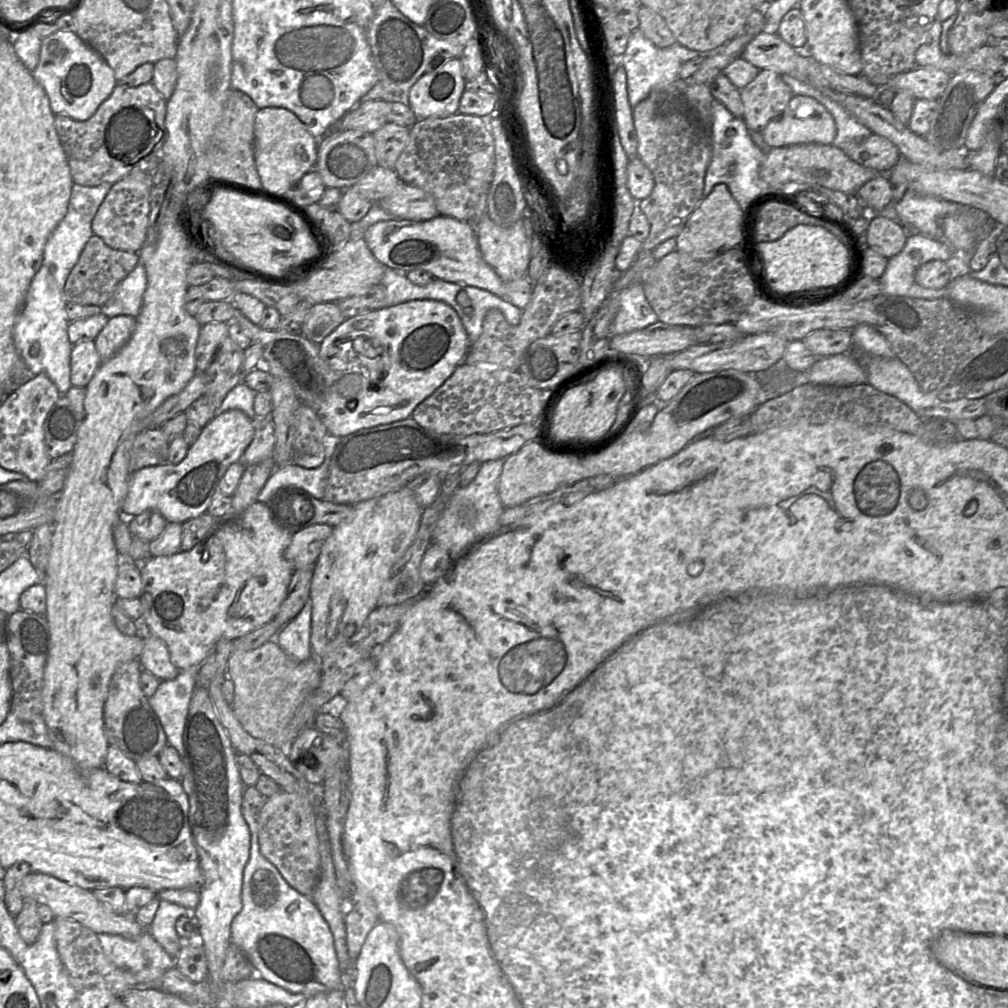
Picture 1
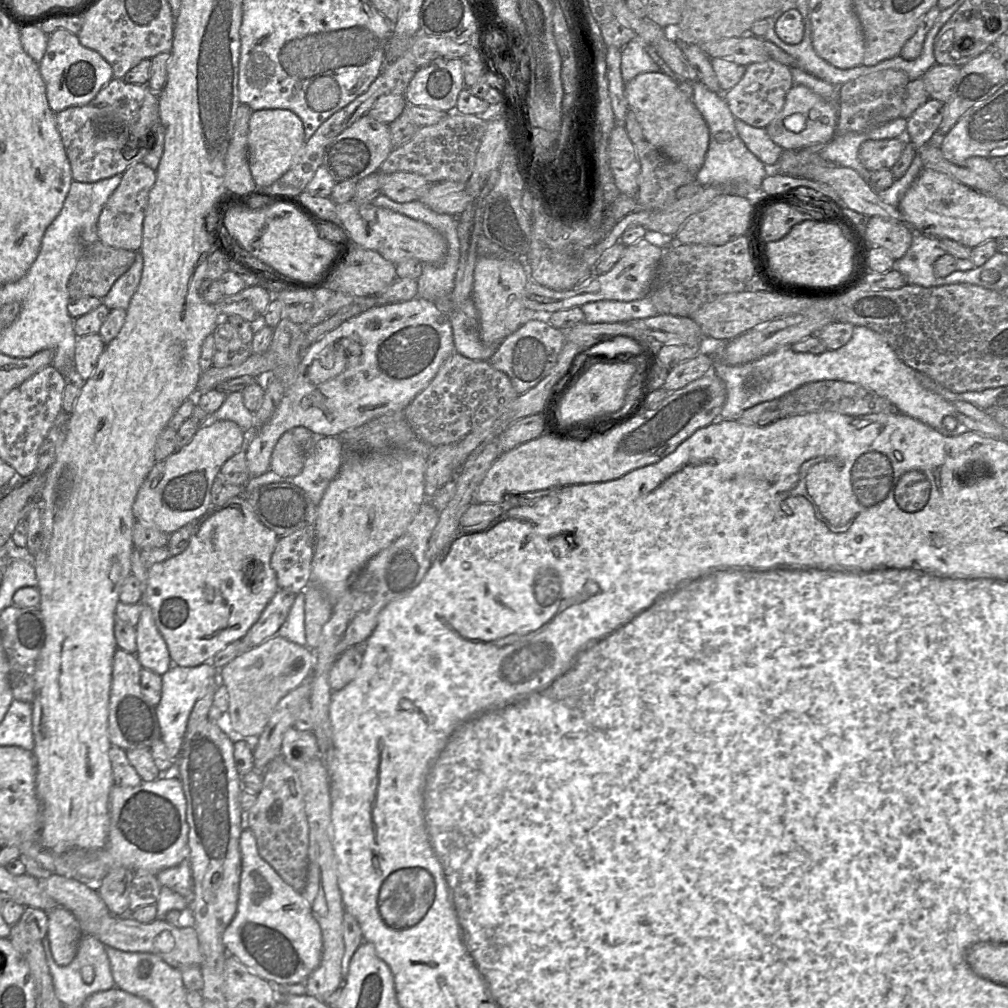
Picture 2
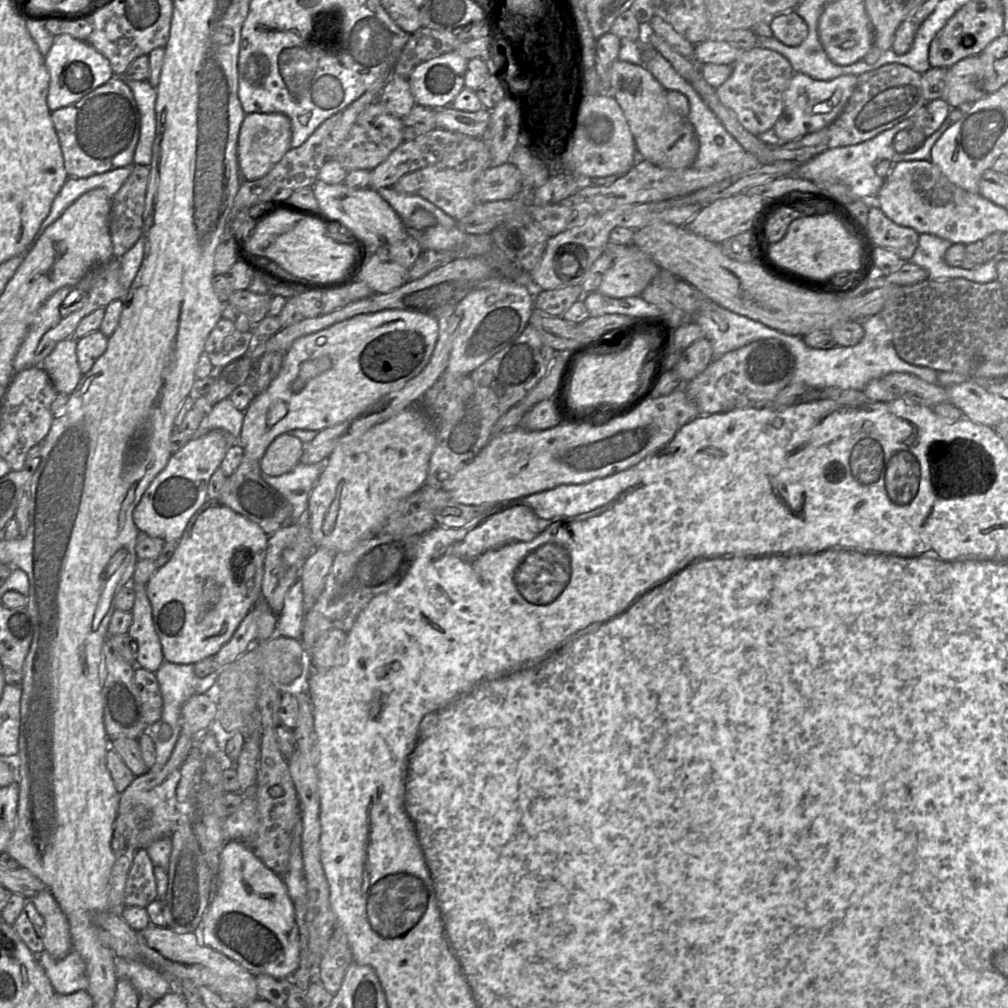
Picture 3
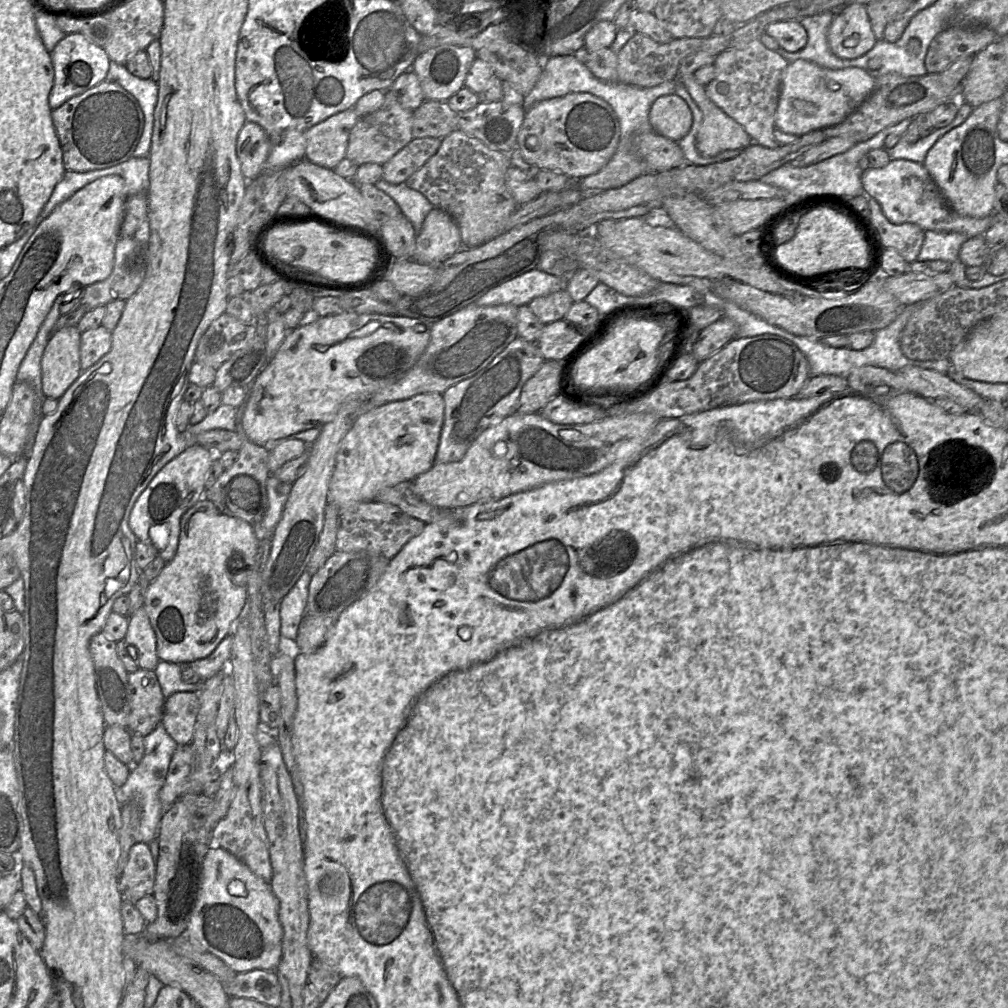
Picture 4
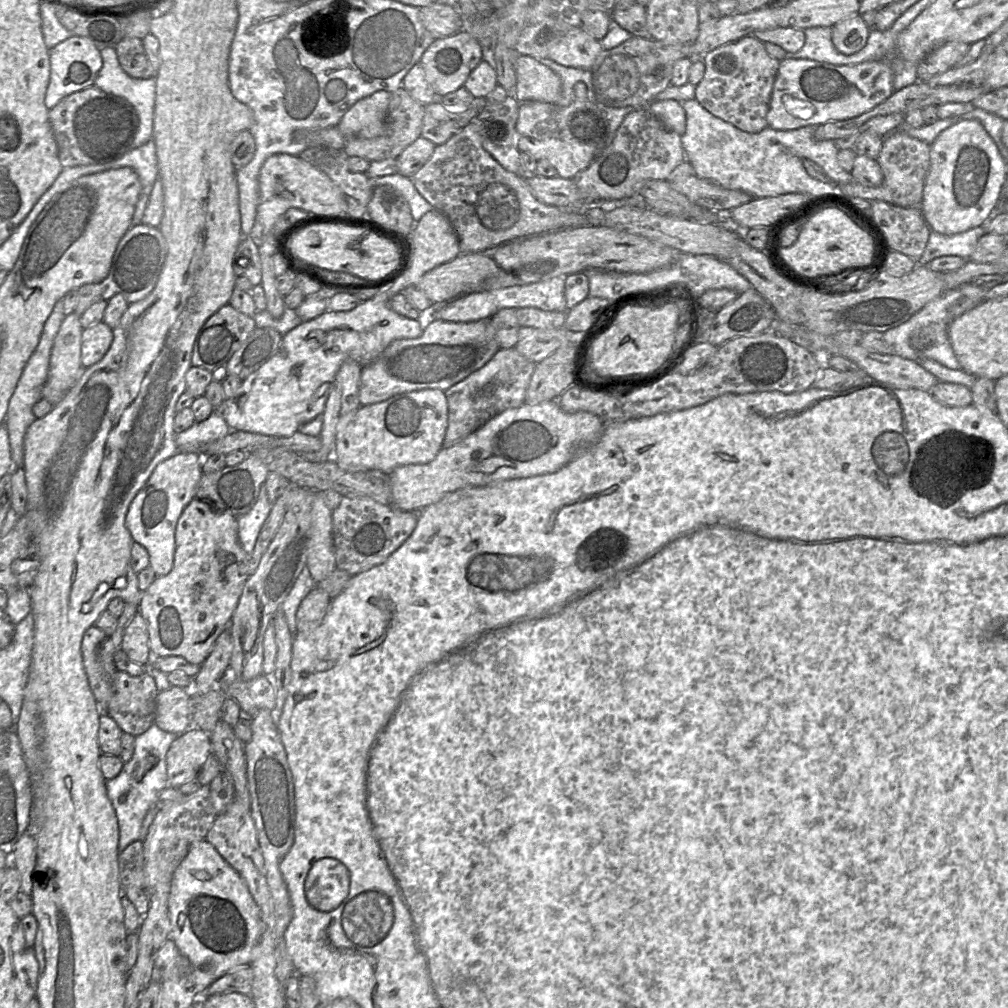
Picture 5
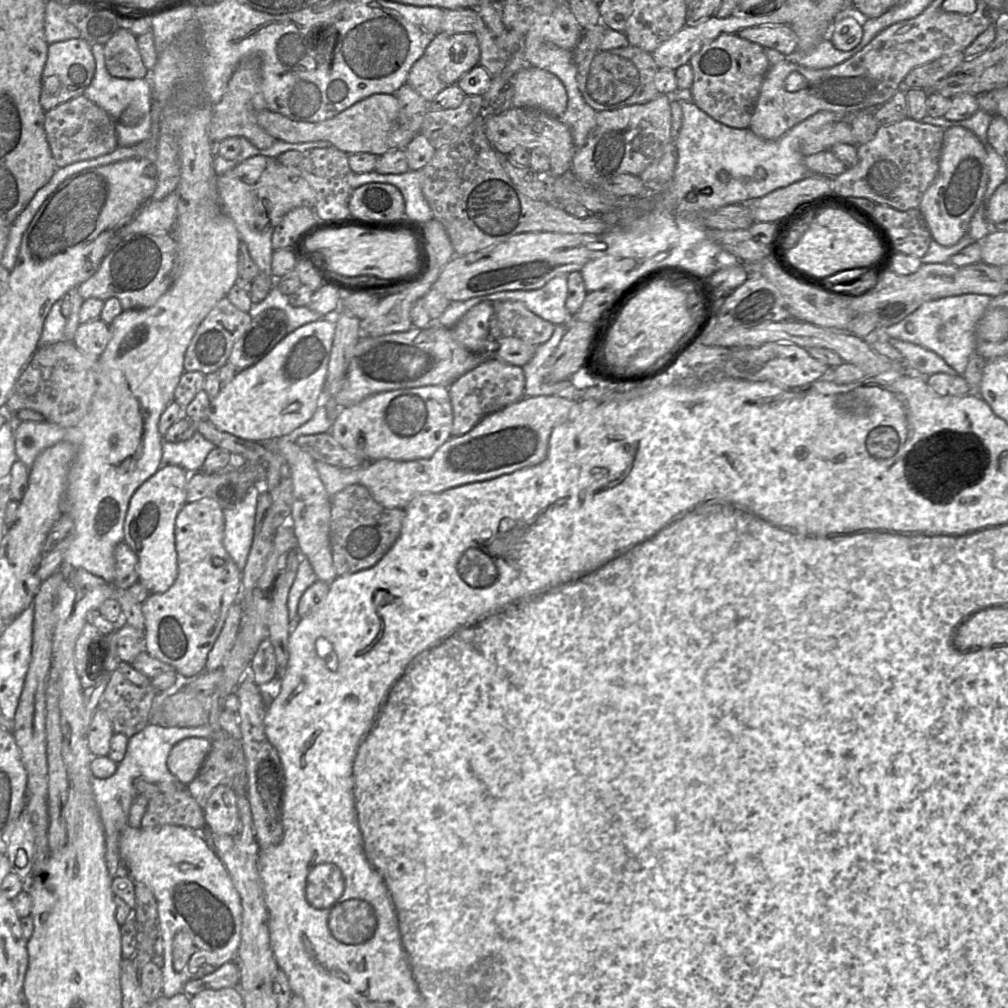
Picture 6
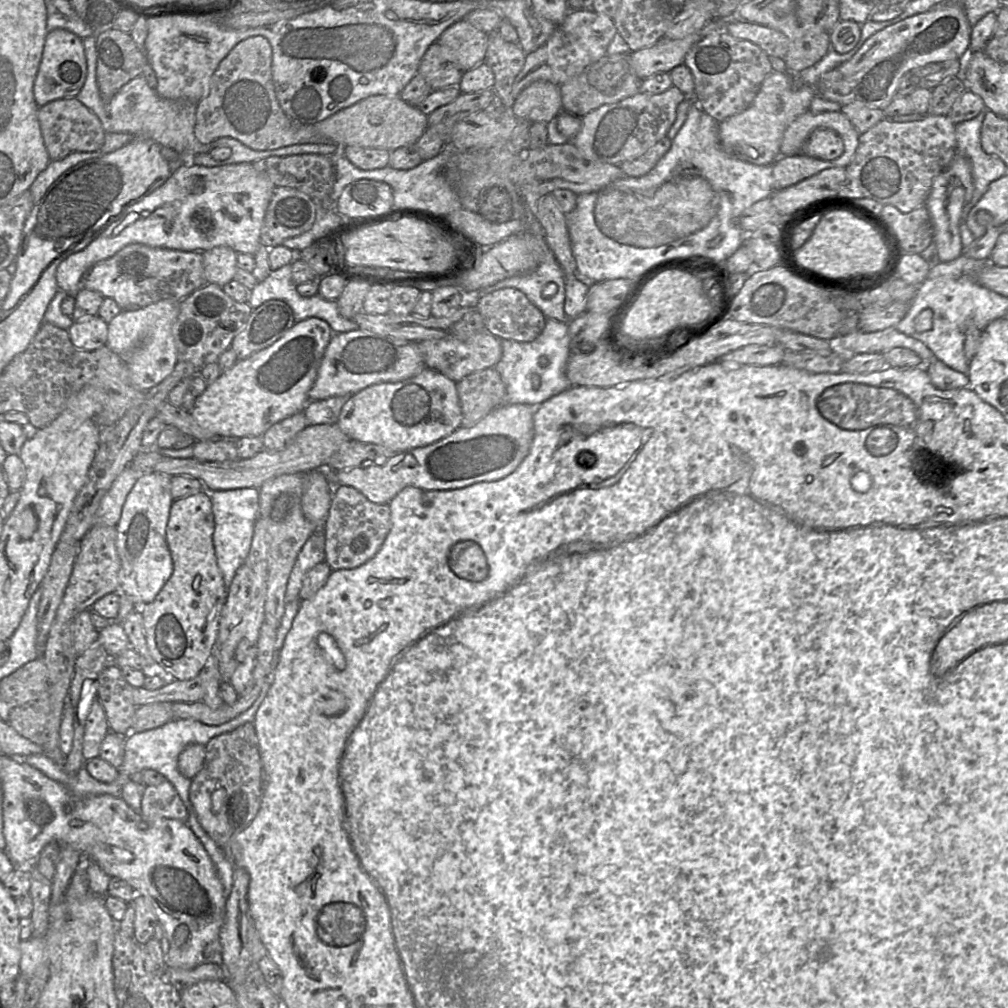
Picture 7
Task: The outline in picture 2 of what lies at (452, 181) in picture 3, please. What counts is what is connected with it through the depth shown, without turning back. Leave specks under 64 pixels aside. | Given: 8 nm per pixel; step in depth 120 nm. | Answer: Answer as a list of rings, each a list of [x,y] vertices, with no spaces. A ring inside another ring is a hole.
[[[412,172],[380,174],[379,183],[381,193],[398,203],[419,200],[431,184],[423,176]]]

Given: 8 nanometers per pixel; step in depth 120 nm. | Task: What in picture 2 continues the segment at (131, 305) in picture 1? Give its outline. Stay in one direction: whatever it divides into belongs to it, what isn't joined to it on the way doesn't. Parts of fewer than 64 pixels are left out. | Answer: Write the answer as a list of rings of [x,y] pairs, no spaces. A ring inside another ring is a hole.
[[[137,251],[131,267],[114,282],[109,292],[102,299],[102,303],[109,310],[116,308],[127,310],[130,300],[140,283],[142,270],[143,257]]]

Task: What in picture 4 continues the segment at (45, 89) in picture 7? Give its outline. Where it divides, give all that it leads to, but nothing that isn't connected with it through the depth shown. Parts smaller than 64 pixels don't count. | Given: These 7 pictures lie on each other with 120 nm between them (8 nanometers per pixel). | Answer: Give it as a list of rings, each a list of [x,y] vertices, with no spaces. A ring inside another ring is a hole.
[[[80,33],[66,34],[50,53],[54,71],[53,86],[48,96],[51,109],[56,109],[70,98],[82,94],[106,80],[110,59],[103,47],[90,42]]]

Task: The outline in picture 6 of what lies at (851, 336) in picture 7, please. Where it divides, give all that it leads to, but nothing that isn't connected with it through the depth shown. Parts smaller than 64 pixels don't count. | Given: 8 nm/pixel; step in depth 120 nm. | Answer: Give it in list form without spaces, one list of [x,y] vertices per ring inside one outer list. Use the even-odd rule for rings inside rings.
[[[888,338],[887,341],[903,355],[905,368],[915,374],[923,377],[936,373],[959,375],[943,358],[933,351],[899,339]]]

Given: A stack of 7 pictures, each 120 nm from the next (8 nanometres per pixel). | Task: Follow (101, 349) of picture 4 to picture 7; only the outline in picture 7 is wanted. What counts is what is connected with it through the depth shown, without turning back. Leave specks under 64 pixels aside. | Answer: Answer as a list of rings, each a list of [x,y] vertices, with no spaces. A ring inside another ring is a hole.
[[[95,315],[73,322],[68,333],[75,347],[84,351],[93,351],[106,345],[108,324]]]

